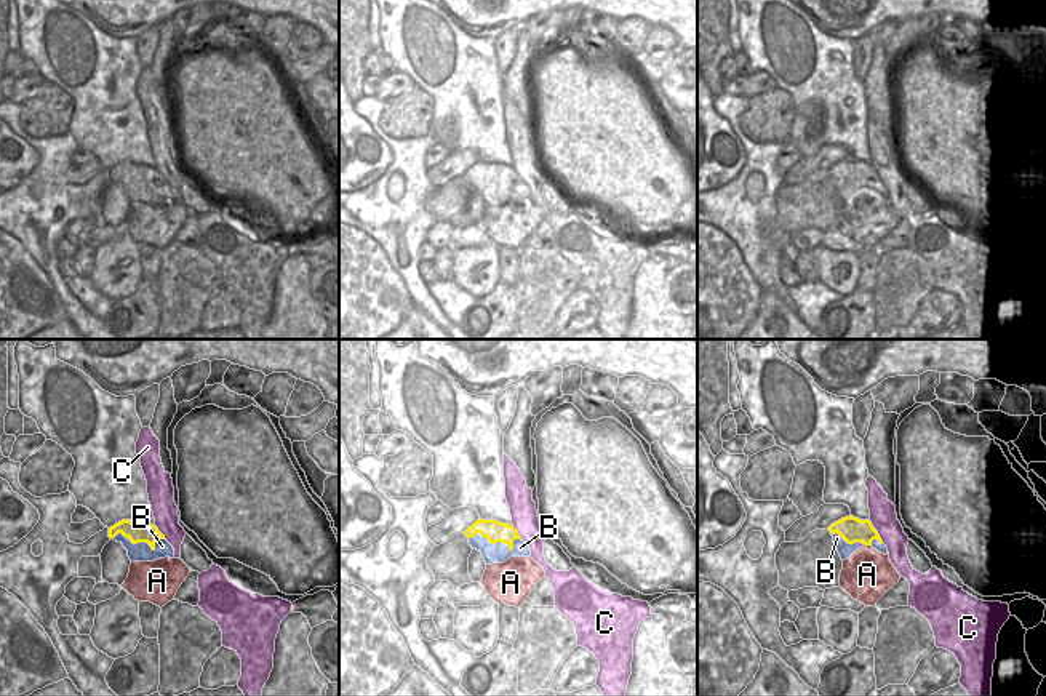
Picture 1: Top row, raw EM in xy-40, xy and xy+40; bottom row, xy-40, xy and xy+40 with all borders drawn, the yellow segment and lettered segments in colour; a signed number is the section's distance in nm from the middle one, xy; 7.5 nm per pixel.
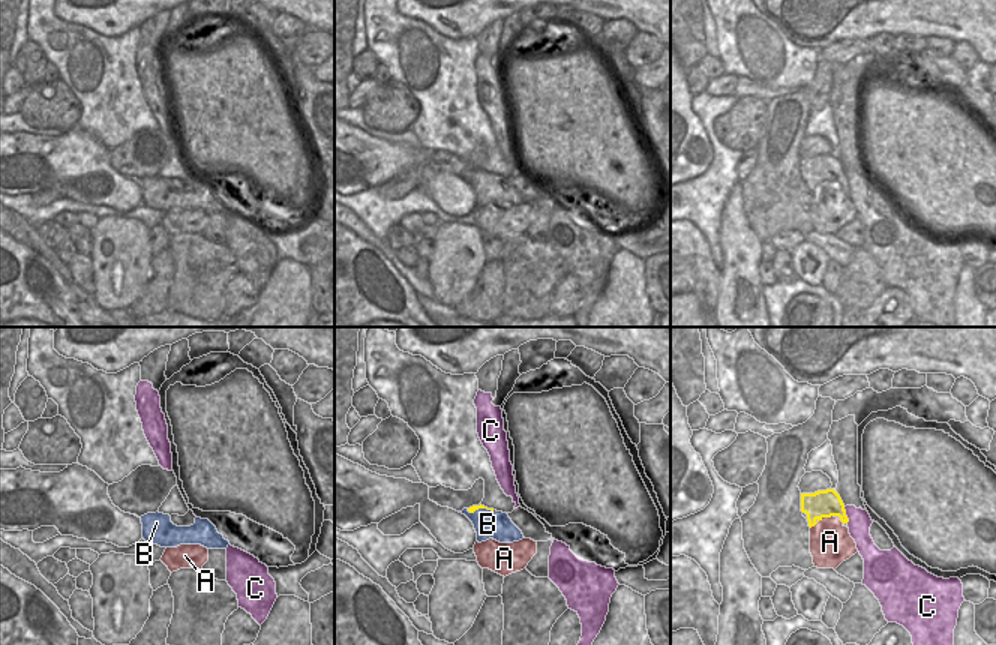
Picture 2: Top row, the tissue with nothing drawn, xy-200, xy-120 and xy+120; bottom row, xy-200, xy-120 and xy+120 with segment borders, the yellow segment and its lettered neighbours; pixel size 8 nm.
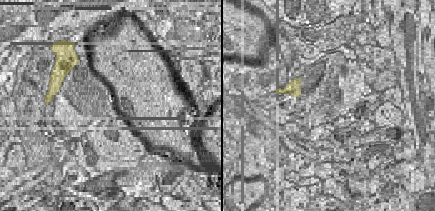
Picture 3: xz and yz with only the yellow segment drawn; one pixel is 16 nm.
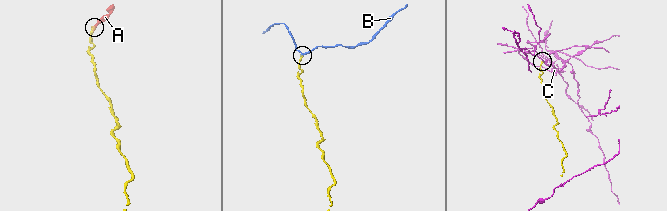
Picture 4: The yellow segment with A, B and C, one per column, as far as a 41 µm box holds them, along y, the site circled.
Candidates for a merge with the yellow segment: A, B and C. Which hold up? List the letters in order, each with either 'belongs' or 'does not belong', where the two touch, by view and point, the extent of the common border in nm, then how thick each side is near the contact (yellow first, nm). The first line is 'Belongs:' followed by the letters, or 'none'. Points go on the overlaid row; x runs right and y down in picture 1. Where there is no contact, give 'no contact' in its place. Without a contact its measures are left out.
Belongs: B
A: does not belong; contact xy+40 (869, 544); length 50 nm; calibres 190 and 400 nm
B: belongs; contact xy-40 (139, 541); length 400 nm; calibres 140 and 140 nm
C: does not belong; contact xy+40 (877, 532); length 220 nm; calibres 190 and 200 nm

